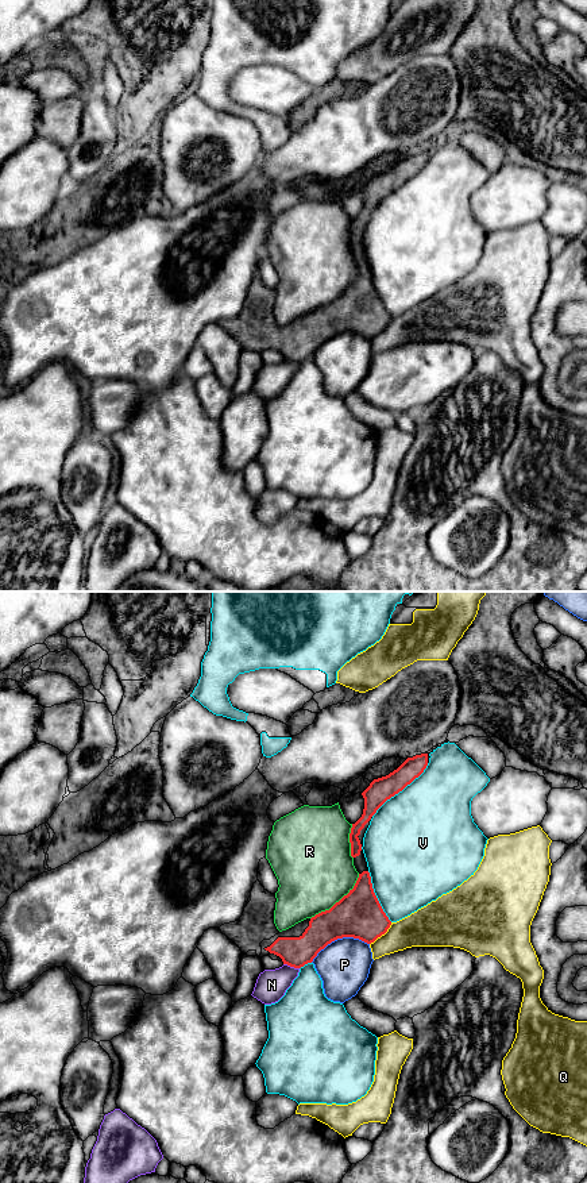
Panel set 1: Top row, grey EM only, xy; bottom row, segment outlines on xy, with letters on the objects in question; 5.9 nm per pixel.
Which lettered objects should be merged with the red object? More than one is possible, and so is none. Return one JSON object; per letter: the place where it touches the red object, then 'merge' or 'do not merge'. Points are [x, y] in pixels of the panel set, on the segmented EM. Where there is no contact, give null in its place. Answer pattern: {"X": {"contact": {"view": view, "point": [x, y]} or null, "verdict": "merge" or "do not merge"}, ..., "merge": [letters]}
{"N": {"contact": {"view": "xy", "point": [292, 966]}, "verdict": "do not merge"}, "P": {"contact": {"view": "xy", "point": [339, 937]}, "verdict": "do not merge"}, "Q": {"contact": {"view": "xy", "point": [382, 933]}, "verdict": "do not merge"}, "R": {"contact": {"view": "xy", "point": [339, 901]}, "verdict": "do not merge"}, "V": {"contact": {"view": "xy", "point": [401, 790]}, "verdict": "do not merge"}, "merge": []}

